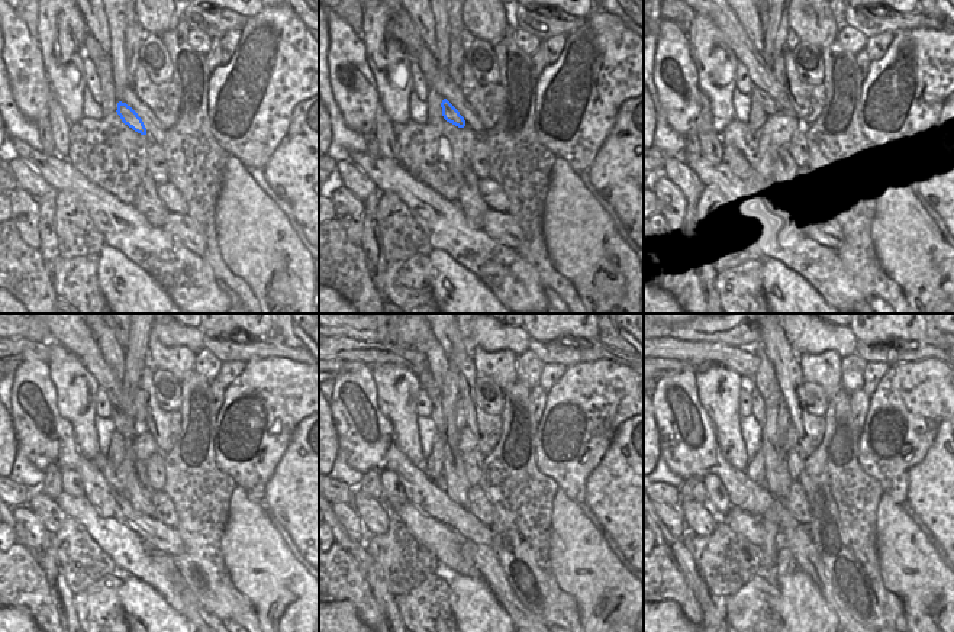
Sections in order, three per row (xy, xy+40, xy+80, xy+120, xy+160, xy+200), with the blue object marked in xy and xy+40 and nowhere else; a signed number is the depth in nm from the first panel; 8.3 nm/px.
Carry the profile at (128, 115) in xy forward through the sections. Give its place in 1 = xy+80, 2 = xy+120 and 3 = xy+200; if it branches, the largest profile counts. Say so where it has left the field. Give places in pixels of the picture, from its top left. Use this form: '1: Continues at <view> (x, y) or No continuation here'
1: Continues at xy+80 (772, 109)
2: Continues at xy+120 (125, 425)
3: Continues at xy+200 (758, 405).

